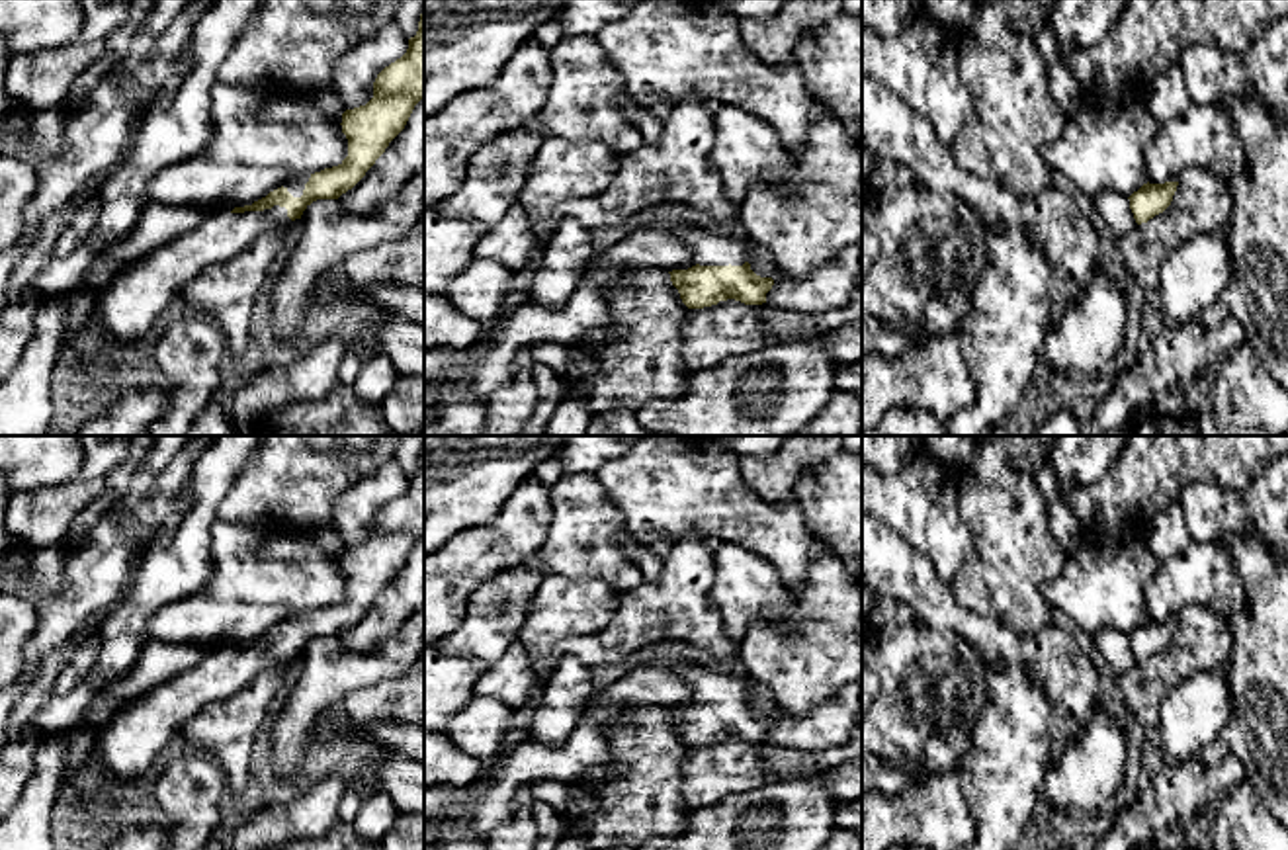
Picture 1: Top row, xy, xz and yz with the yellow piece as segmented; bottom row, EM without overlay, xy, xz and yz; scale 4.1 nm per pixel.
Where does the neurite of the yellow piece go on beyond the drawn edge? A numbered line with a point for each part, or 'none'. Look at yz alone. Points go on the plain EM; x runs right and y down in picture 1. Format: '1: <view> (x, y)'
1: yz (1115, 645)

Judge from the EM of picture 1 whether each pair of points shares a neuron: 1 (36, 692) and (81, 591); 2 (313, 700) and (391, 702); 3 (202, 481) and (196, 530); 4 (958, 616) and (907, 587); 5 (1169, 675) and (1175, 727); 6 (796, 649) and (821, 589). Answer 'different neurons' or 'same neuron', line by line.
1: different neurons
2: different neurons
3: same neuron
4: same neuron
5: different neurons
6: same neuron

